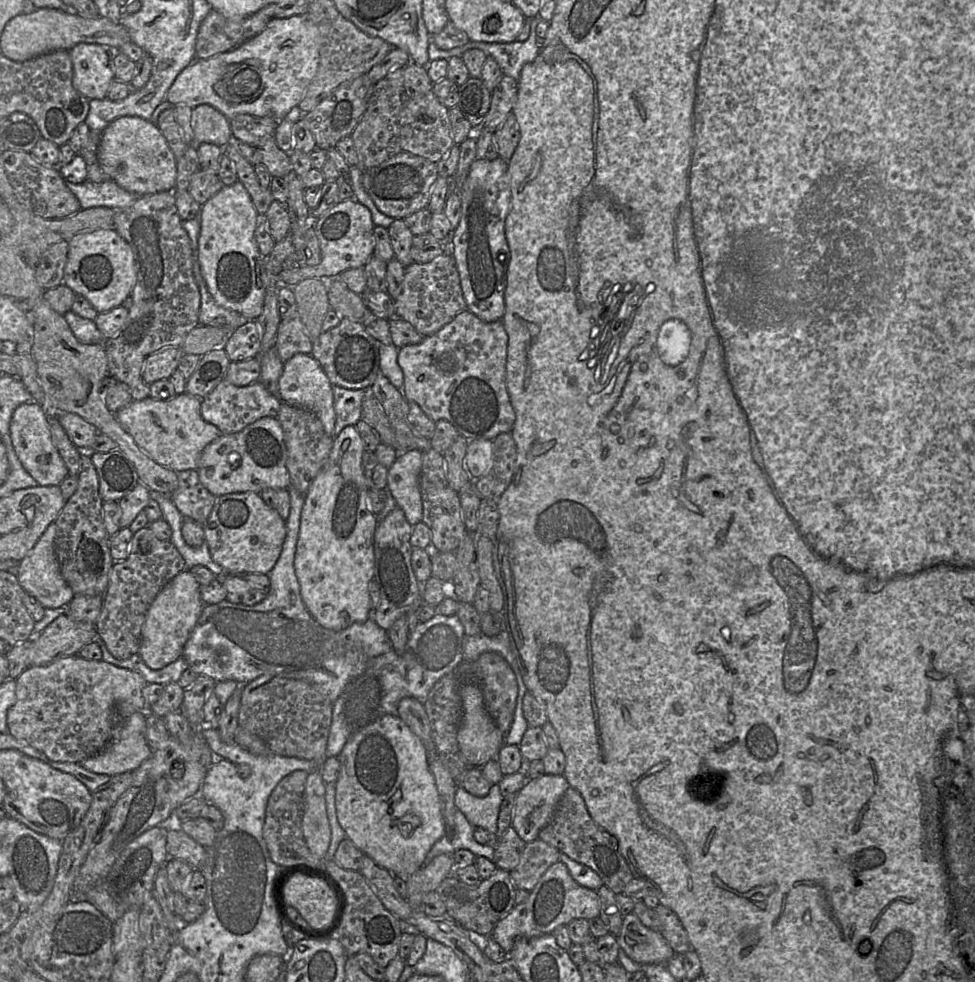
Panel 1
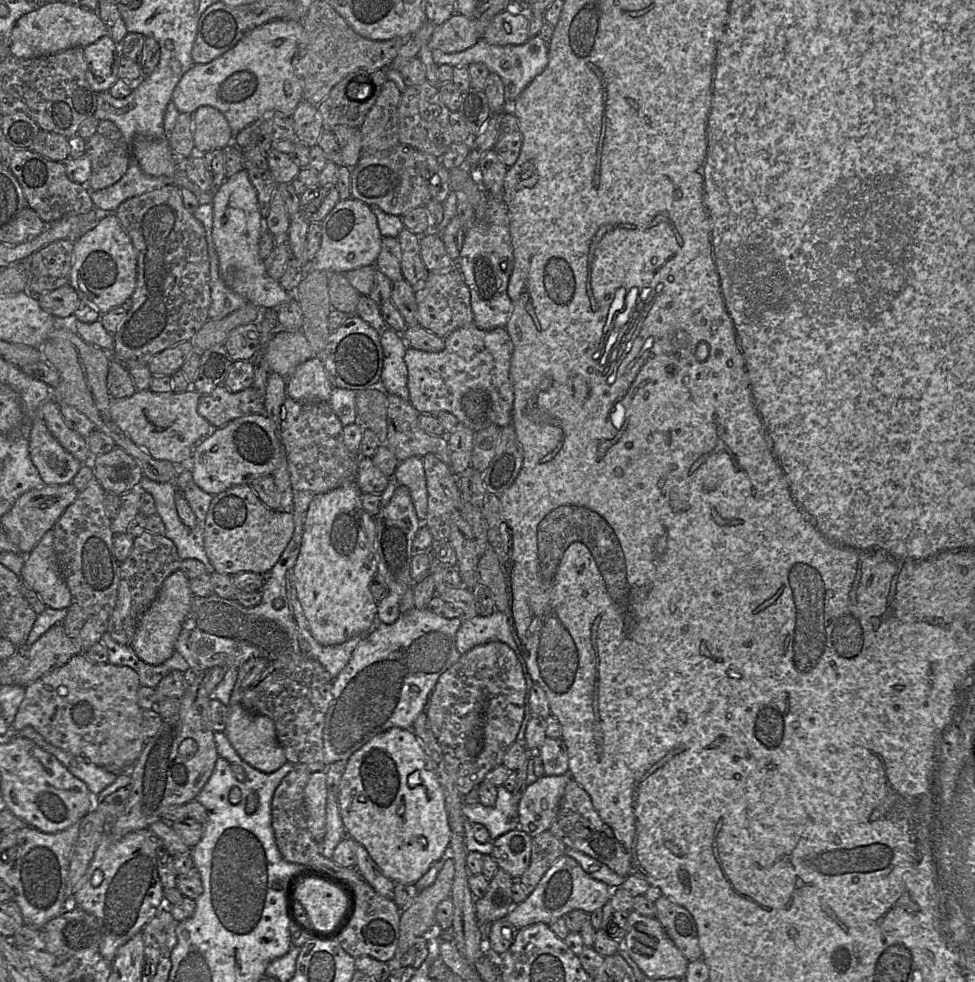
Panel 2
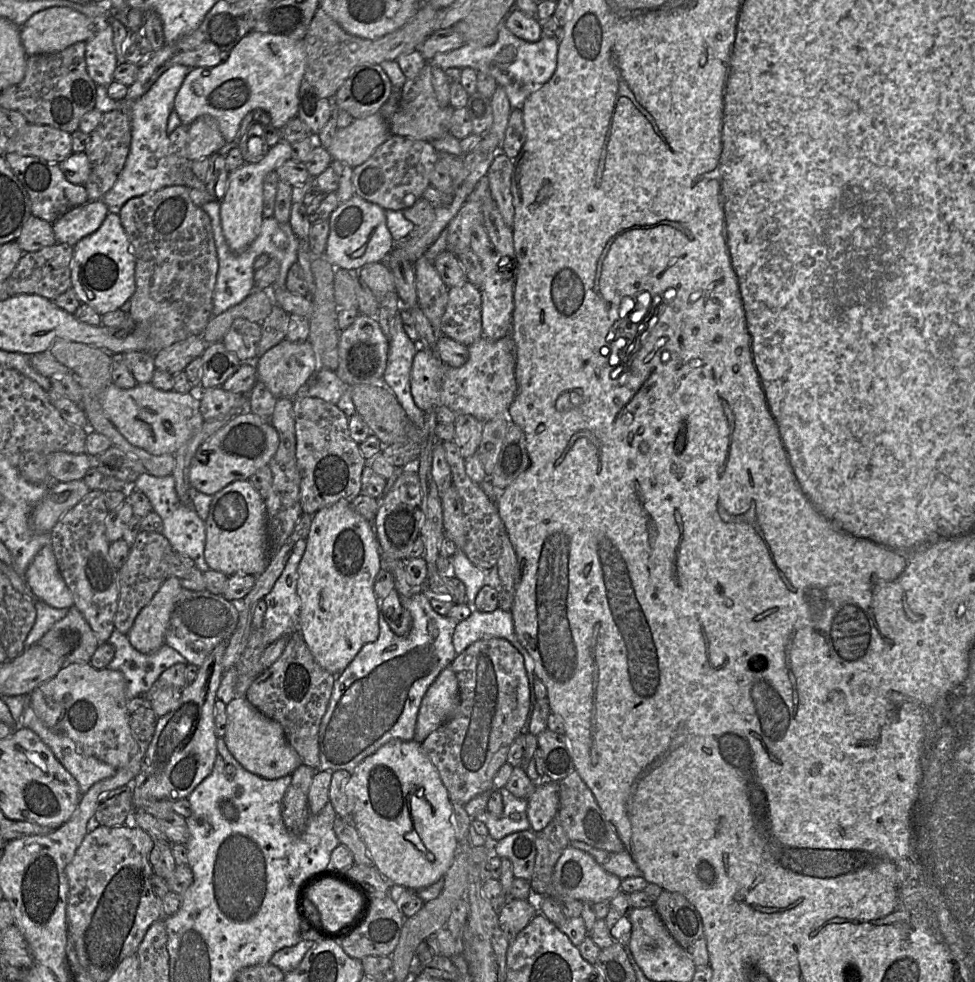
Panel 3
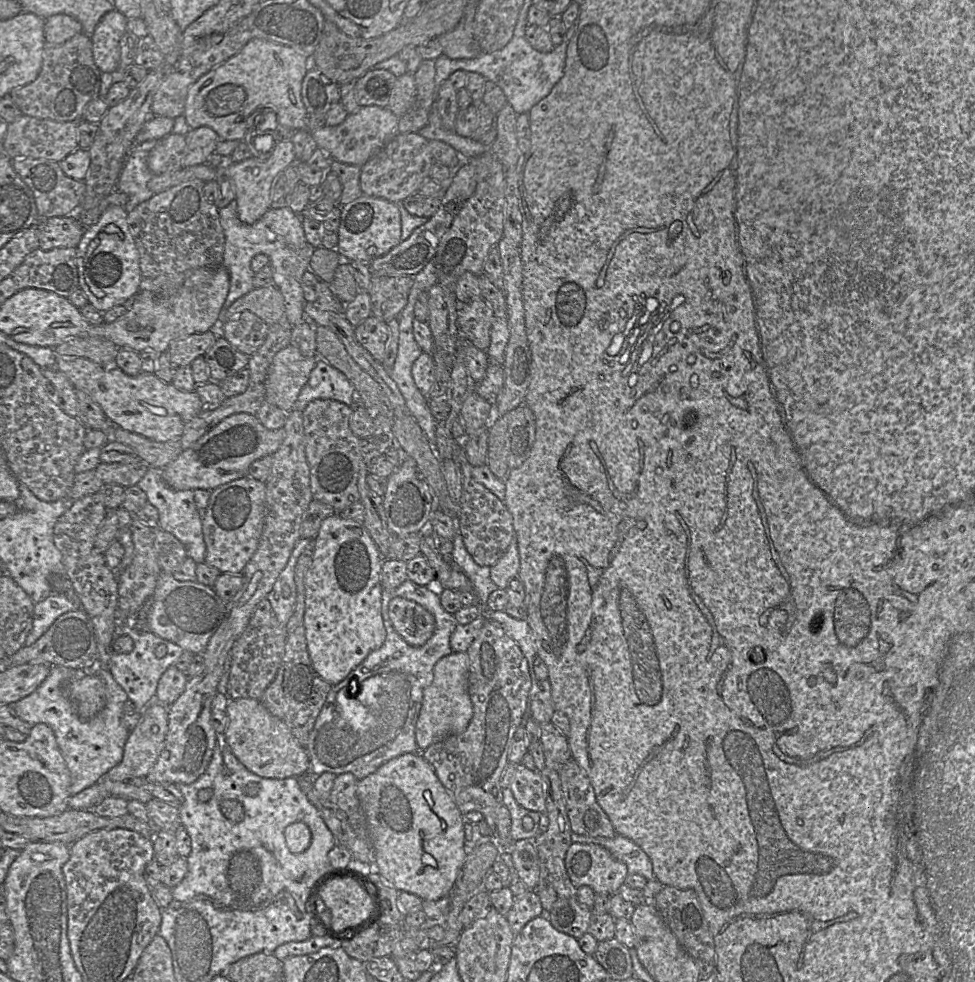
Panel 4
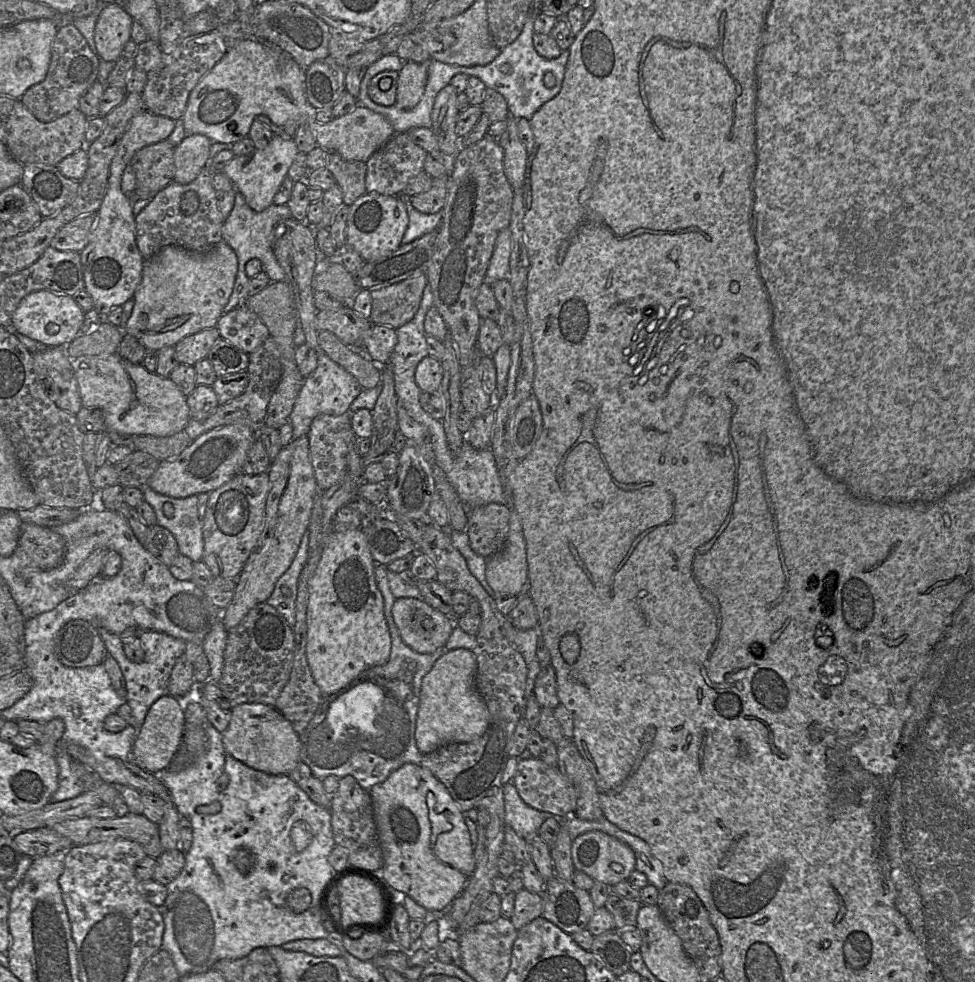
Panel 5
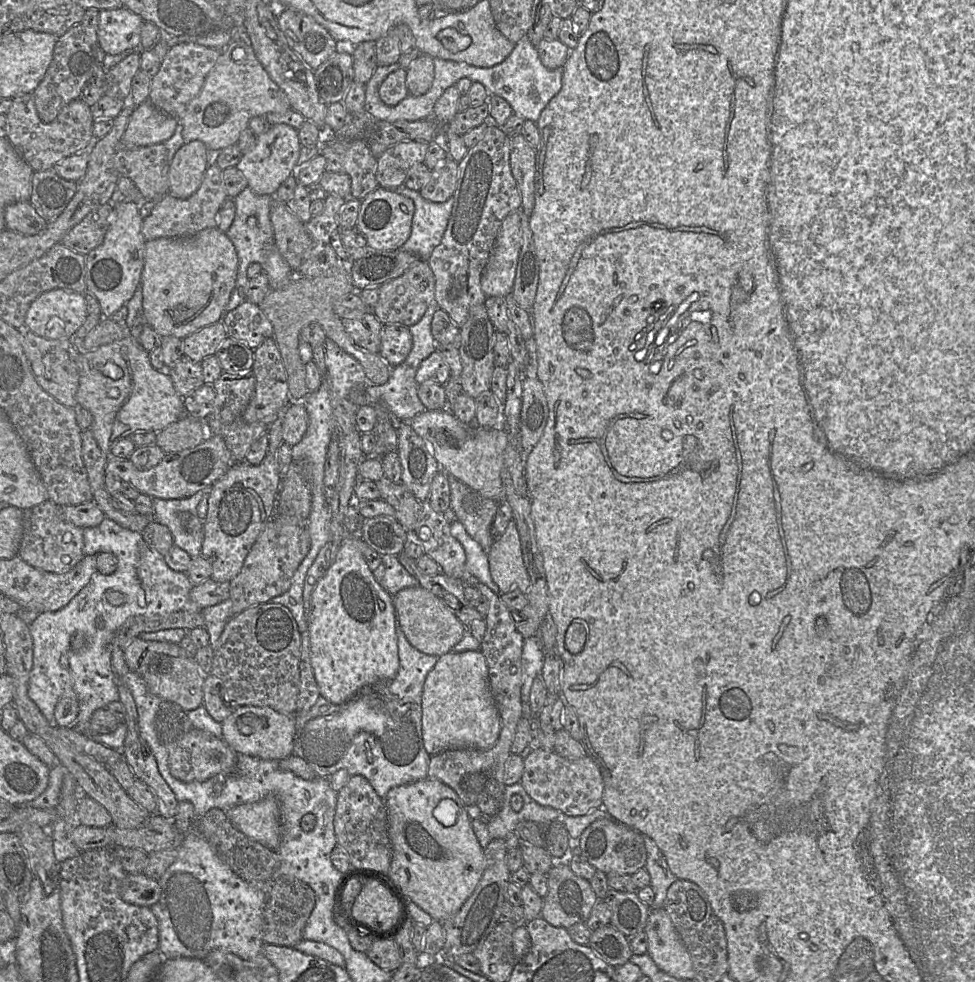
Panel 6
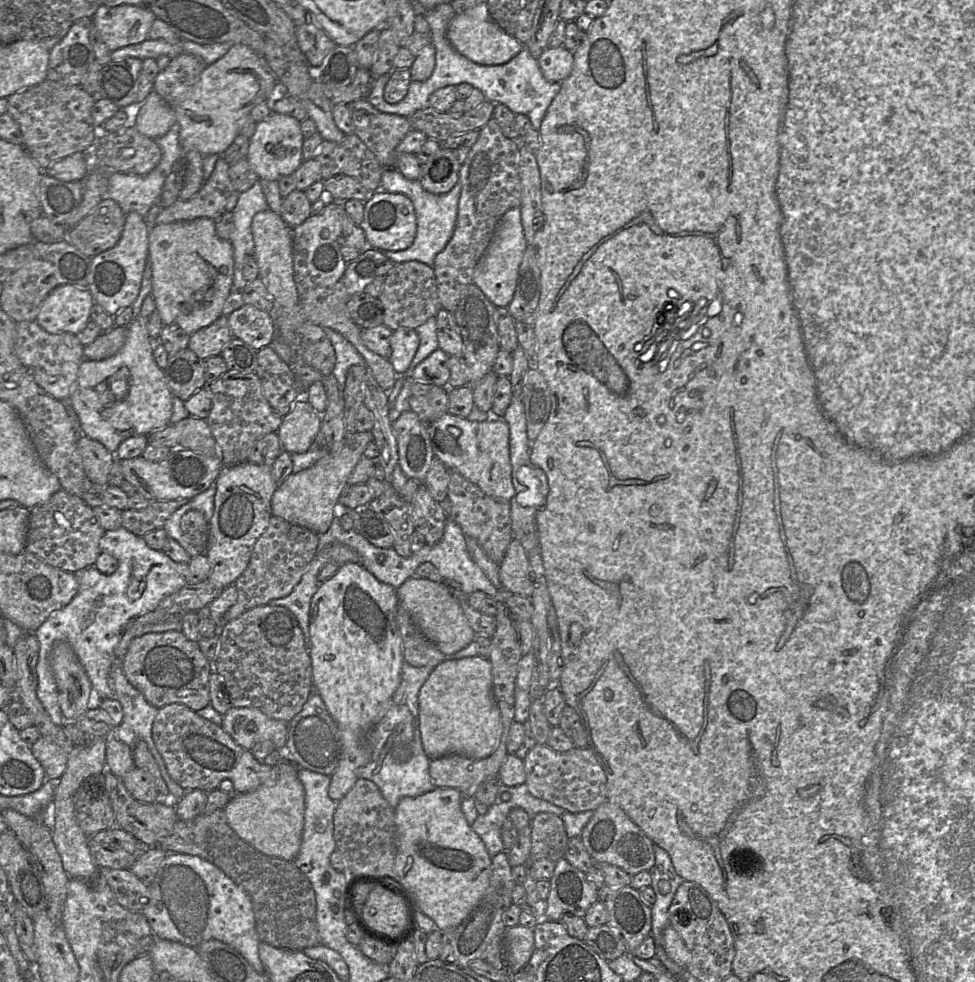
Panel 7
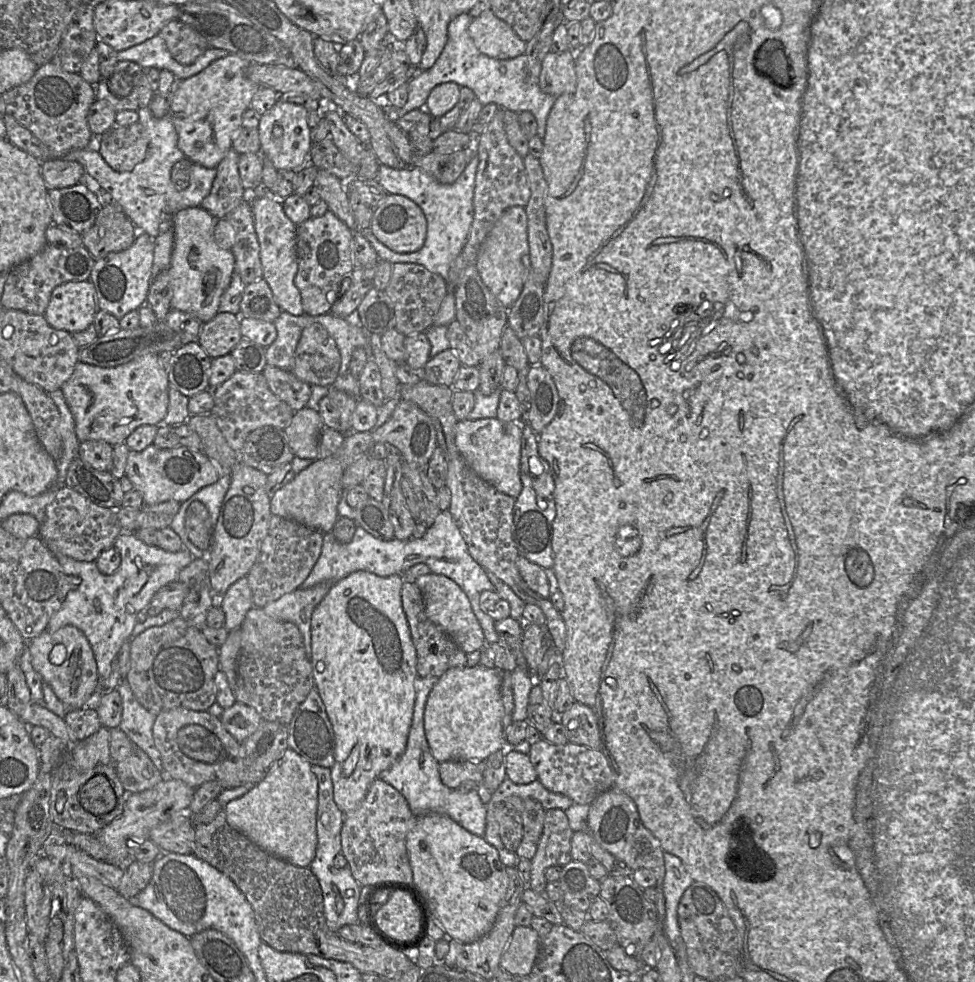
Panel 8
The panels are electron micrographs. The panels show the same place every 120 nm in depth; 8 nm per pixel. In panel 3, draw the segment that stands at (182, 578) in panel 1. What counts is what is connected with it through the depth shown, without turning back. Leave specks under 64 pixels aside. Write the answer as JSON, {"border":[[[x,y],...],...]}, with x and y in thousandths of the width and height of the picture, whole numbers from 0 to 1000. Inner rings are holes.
{"border":[[[173,587],[155,612],[143,623],[130,646],[133,656],[139,662],[155,666],[169,655],[169,645],[186,601],[185,590]]]}

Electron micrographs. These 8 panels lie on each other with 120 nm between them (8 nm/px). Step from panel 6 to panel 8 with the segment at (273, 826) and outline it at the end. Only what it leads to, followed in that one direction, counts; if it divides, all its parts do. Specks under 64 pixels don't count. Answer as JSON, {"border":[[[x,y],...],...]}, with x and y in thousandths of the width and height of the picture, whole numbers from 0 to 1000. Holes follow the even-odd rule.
{"border":[[[294,762],[275,782],[269,795],[249,811],[236,816],[229,825],[235,841],[252,851],[266,864],[303,882],[317,884],[325,863],[325,818],[326,795],[319,784],[319,779],[303,765]]]}

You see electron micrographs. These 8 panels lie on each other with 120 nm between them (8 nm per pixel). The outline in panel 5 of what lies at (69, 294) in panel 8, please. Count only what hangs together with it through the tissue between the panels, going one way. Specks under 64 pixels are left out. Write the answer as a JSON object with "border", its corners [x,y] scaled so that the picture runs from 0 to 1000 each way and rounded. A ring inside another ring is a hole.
{"border":[[[50,295],[36,296],[26,301],[12,321],[12,332],[21,340],[46,353],[70,351],[82,339],[86,317],[76,302]]]}

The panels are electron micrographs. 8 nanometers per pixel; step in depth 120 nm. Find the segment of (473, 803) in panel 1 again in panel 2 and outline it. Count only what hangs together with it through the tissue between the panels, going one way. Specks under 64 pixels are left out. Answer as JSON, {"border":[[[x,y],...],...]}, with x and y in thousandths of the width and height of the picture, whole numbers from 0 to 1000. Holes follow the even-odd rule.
{"border":[[[515,799],[510,801],[510,814],[506,821],[497,821],[492,817],[485,820],[475,817],[474,826],[482,837],[496,840],[506,857],[519,847],[533,845],[531,819],[525,808]]]}

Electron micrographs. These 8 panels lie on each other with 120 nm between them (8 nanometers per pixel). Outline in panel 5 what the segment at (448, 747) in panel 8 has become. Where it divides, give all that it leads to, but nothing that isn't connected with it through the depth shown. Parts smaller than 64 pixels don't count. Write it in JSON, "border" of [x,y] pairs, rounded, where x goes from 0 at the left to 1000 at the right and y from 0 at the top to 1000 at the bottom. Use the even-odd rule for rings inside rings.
{"border":[[[469,660],[453,667],[434,690],[426,744],[427,758],[433,768],[459,757],[484,756],[498,744],[503,728],[488,701],[488,682],[486,665]]]}

